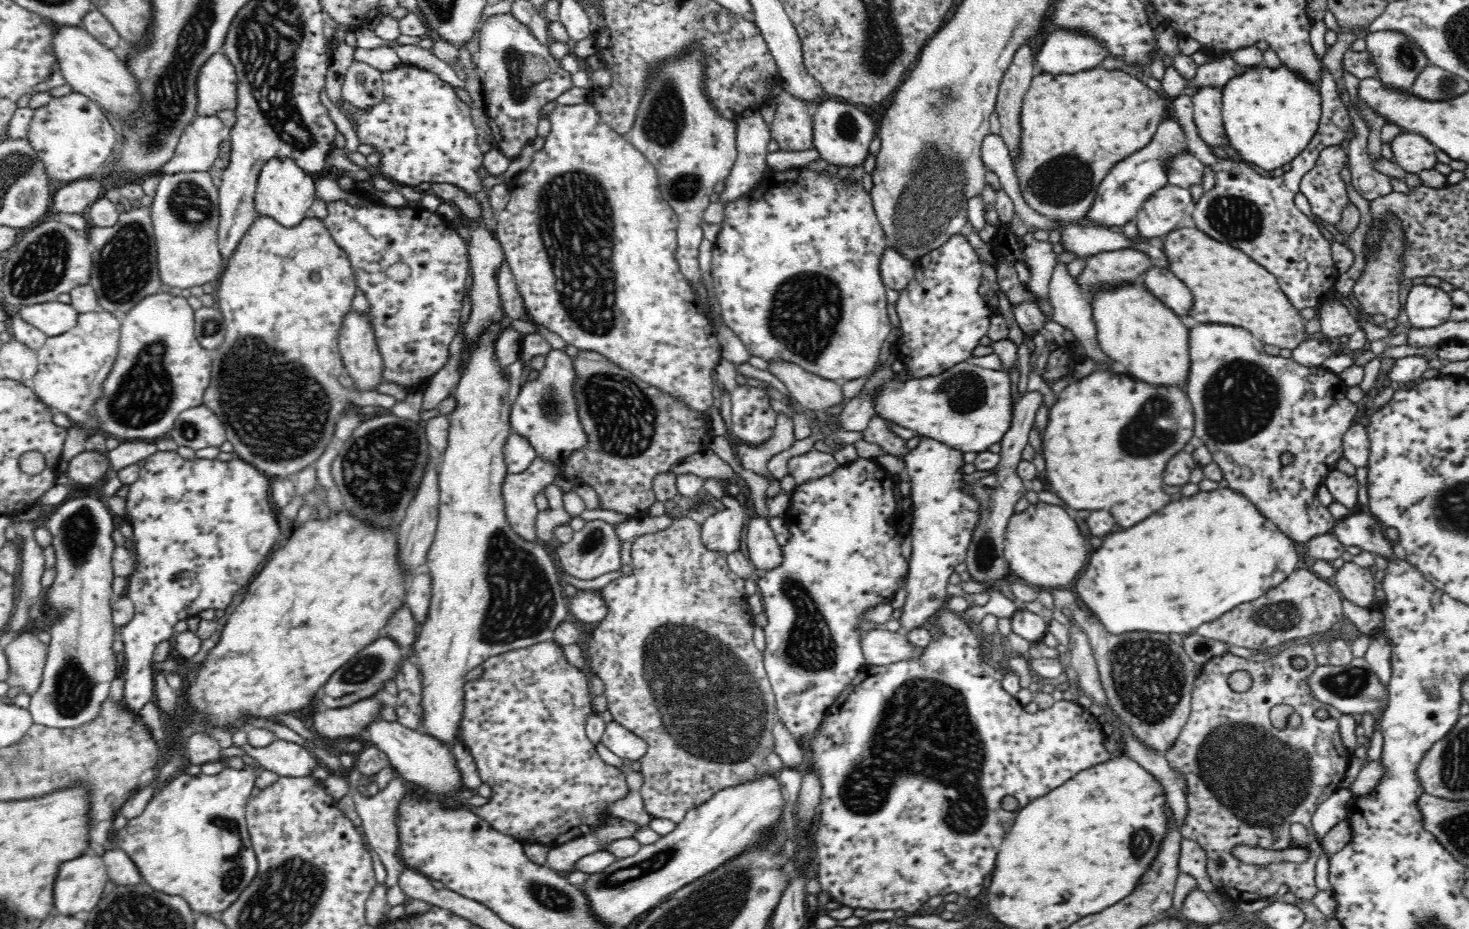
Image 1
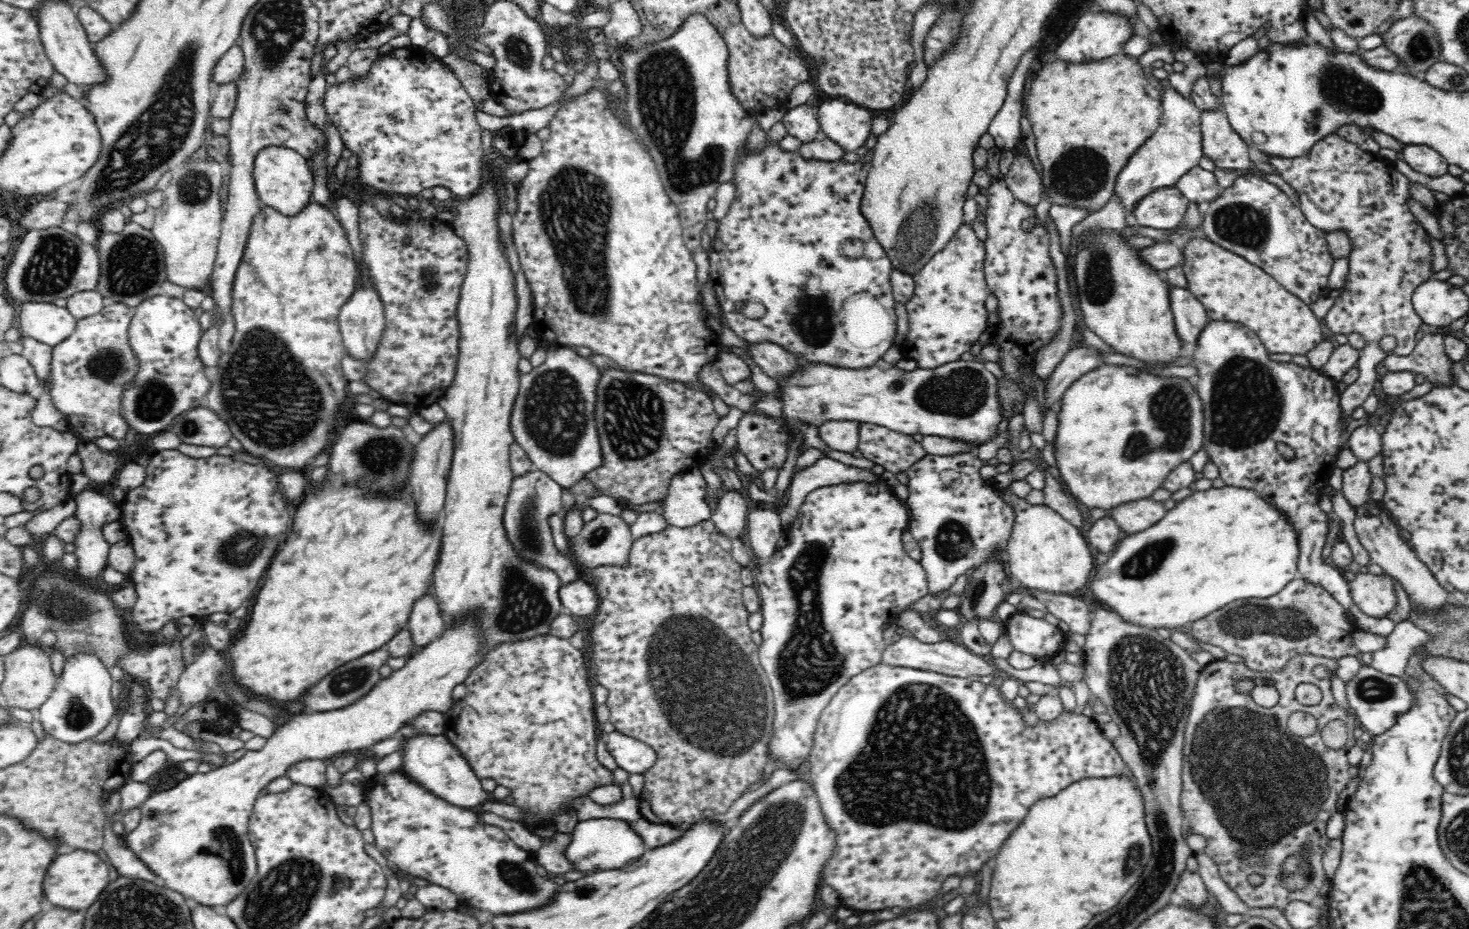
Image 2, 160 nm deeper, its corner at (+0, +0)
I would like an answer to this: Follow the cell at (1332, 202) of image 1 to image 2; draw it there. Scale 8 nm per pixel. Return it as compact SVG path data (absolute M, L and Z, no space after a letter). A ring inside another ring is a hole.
M1331 134L1329 137L1324 137L1320 142L1317 142L1306 154L1305 156L1298 158L1283 158L1266 155L1268 157L1268 162L1272 169L1274 170L1274 174L1278 175L1278 177L1284 179L1291 188L1294 189L1295 194L1299 201L1299 207L1304 216L1307 218L1308 222L1314 226L1316 229L1320 229L1324 233L1334 232L1334 231L1342 231L1342 233L1346 233L1348 235L1348 239L1350 239L1350 252L1348 256L1348 275L1345 278L1344 286L1342 288L1341 296L1335 298L1336 301L1327 314L1323 317L1324 322L1326 322L1326 326L1334 332L1334 334L1345 334L1349 335L1352 332L1358 332L1358 334L1362 334L1365 338L1365 342L1368 342L1368 348L1364 350L1366 354L1360 354L1357 362L1357 366L1359 366L1359 377L1352 383L1349 384L1346 391L1340 394L1340 414L1341 414L1341 422L1339 423L1339 428L1346 427L1341 426L1342 423L1346 424L1346 422L1350 419L1351 414L1357 409L1362 407L1362 404L1366 402L1366 399L1372 394L1372 390L1374 390L1374 384L1376 384L1376 364L1378 362L1382 362L1382 358L1386 358L1386 355L1390 354L1390 351L1384 351L1380 347L1380 341L1385 336L1394 336L1396 338L1396 347L1393 349L1393 352L1398 353L1400 356L1408 356L1415 351L1415 348L1418 344L1418 338L1416 338L1416 332L1418 332L1420 326L1424 323L1422 318L1418 316L1416 309L1412 303L1412 296L1418 286L1420 286L1423 282L1429 281L1432 277L1437 273L1432 268L1432 263L1434 260L1434 253L1432 252L1432 237L1428 234L1426 229L1422 227L1422 223L1416 219L1416 216L1412 213L1410 209L1410 205L1408 201L1412 198L1410 192L1410 185L1412 184L1411 180L1405 175L1402 174L1398 169L1396 169L1396 164L1392 160L1386 160L1377 154L1370 153L1362 150L1357 144L1350 142L1348 138L1342 138L1339 134Z

